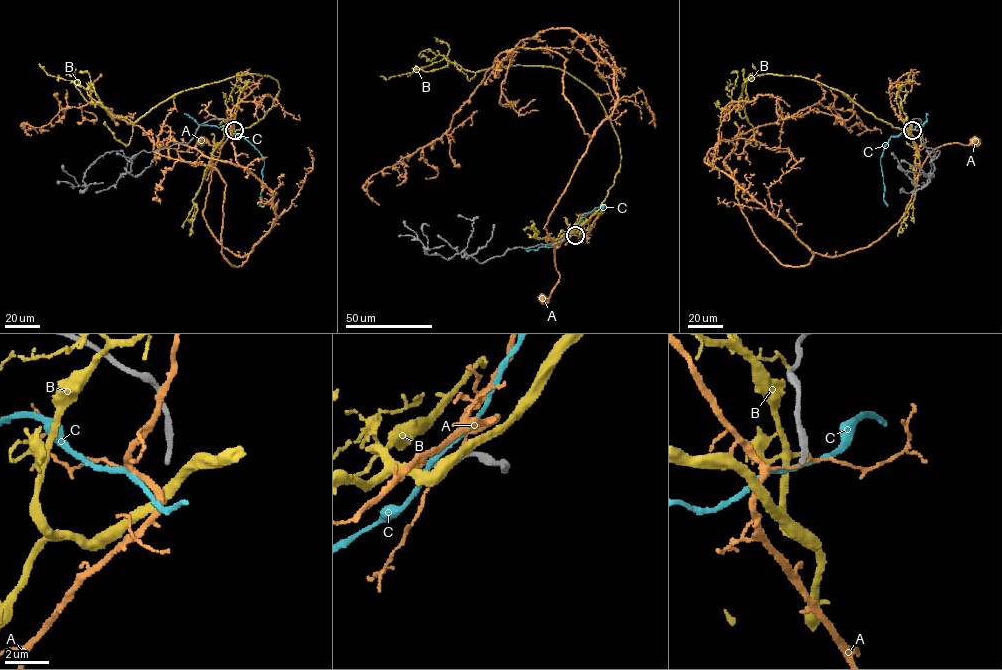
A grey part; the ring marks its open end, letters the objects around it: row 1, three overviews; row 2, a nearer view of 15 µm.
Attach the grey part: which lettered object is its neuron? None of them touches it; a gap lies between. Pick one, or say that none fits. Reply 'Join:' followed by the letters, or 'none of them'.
Join: none of them

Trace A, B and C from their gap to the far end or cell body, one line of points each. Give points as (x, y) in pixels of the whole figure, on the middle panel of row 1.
A: (574, 233), (554, 243), (559, 282), (548, 299), (541, 299)
B: (575, 233), (620, 164), (617, 134), (593, 92), (540, 66), (472, 72), (449, 62), (380, 76)
C: (572, 233), (584, 214), (606, 204), (600, 211)

